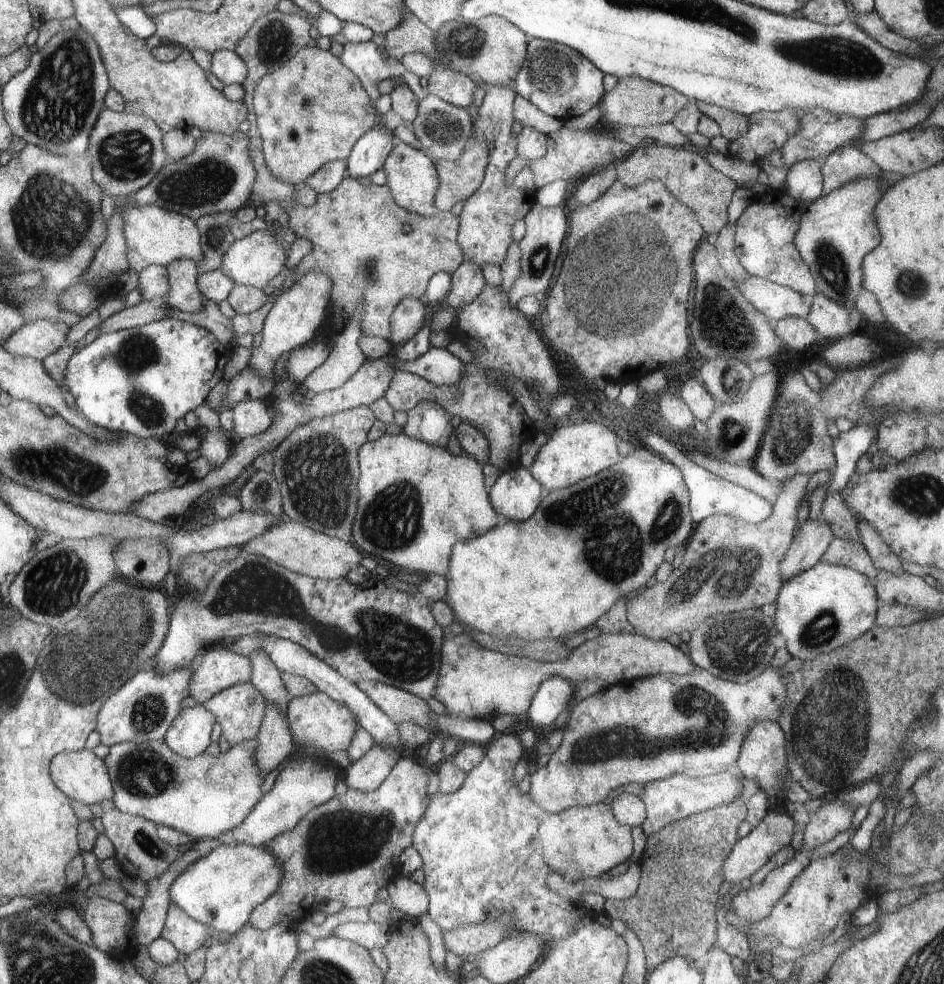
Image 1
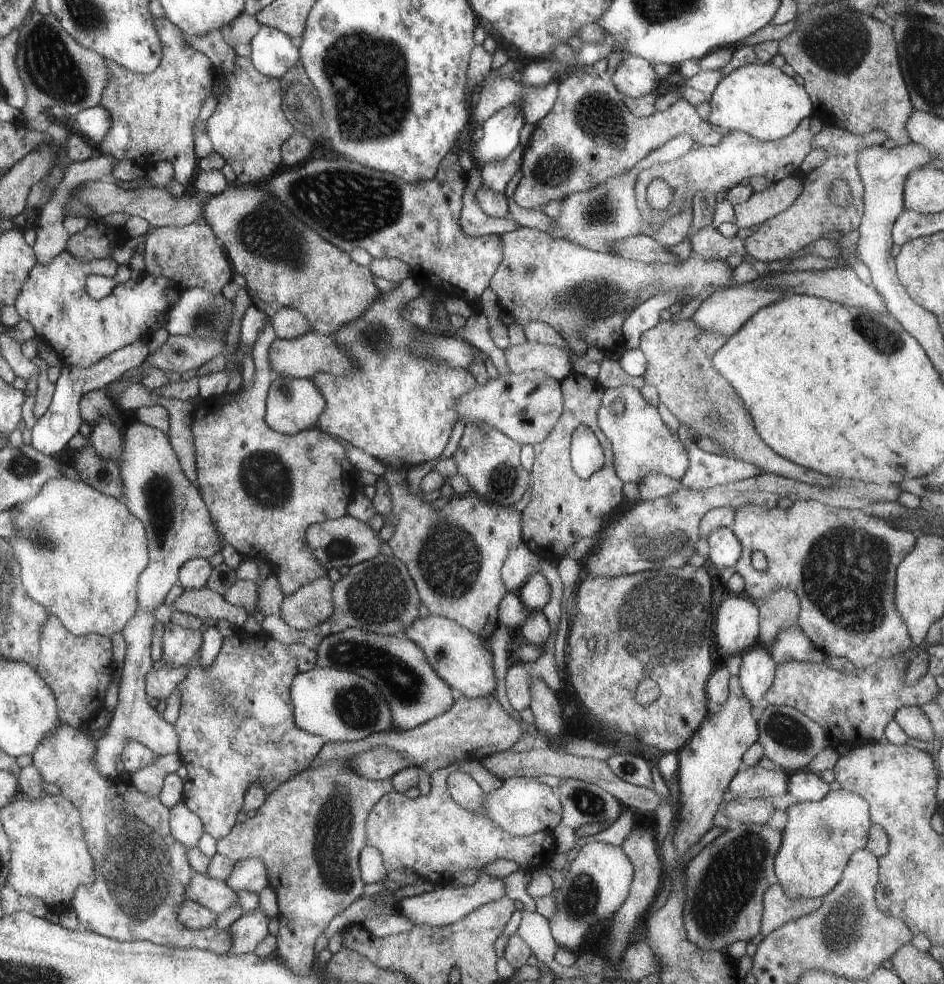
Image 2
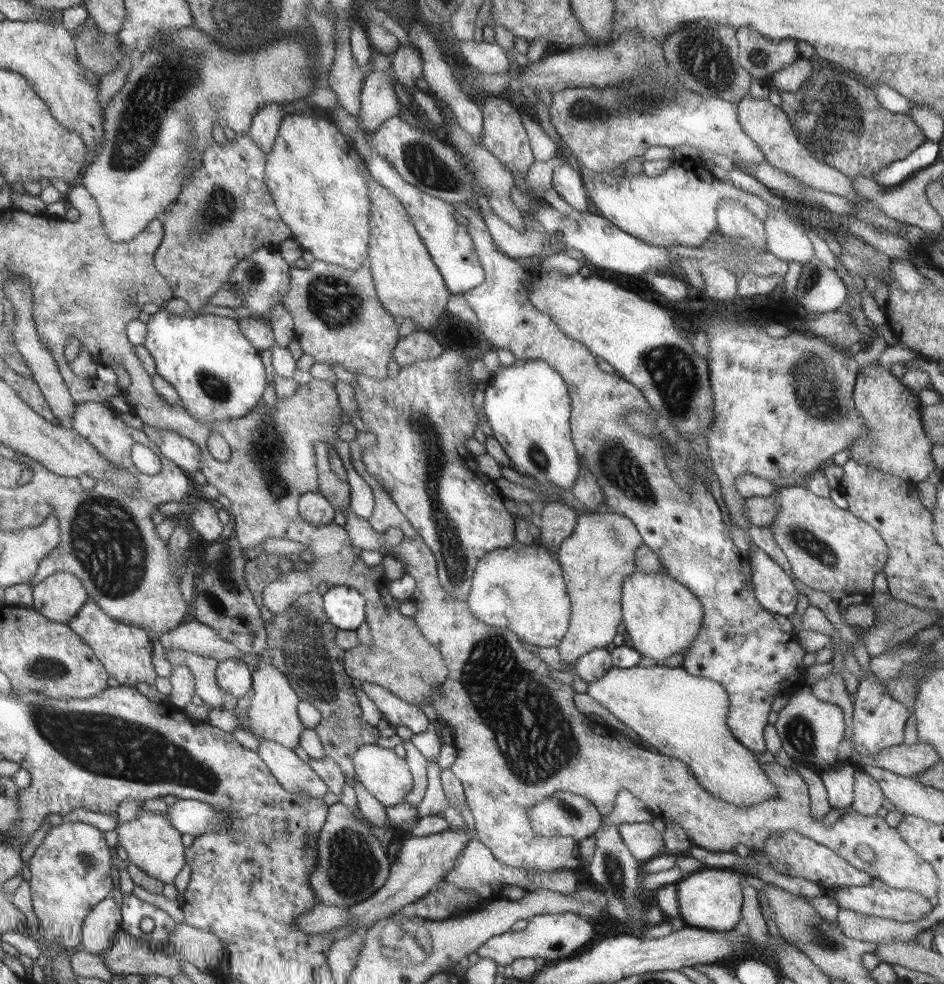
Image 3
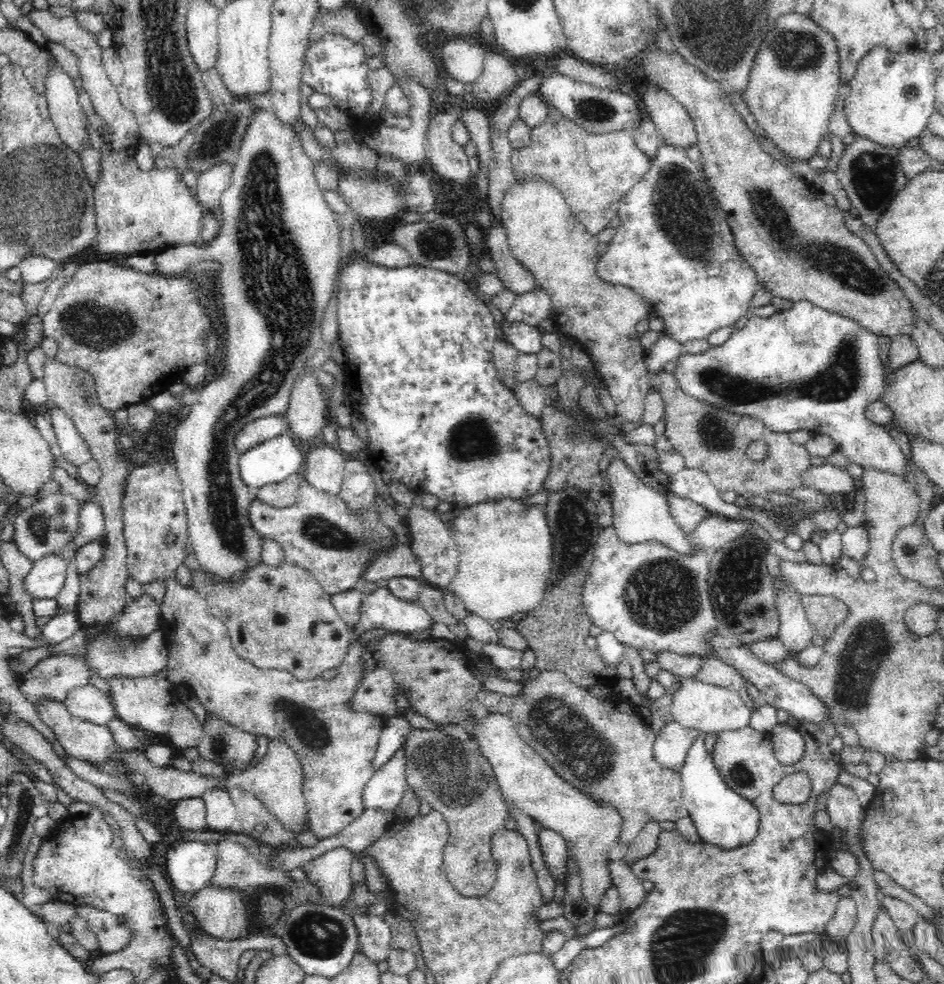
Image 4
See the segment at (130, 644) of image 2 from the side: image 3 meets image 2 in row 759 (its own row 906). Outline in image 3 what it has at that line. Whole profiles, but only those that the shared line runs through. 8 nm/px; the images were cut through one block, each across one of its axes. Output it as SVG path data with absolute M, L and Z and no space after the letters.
M113 898L103 900L89 916L83 920L81 932L81 950L89 954L99 954L109 948L115 932L121 930L121 908L113 902Z

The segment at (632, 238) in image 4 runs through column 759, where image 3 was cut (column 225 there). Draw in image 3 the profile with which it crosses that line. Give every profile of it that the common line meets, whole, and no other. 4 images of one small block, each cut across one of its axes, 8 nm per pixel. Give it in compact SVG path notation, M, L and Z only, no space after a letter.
M257 248L255 252L247 254L245 258L241 258L237 262L237 266L233 268L229 280L223 284L223 290L229 290L233 294L237 294L237 298L241 300L241 308L249 310L249 318L255 320L263 320L263 322L271 322L269 312L283 302L283 298L289 292L289 284L291 284L291 264L281 256L281 252L277 248Z

